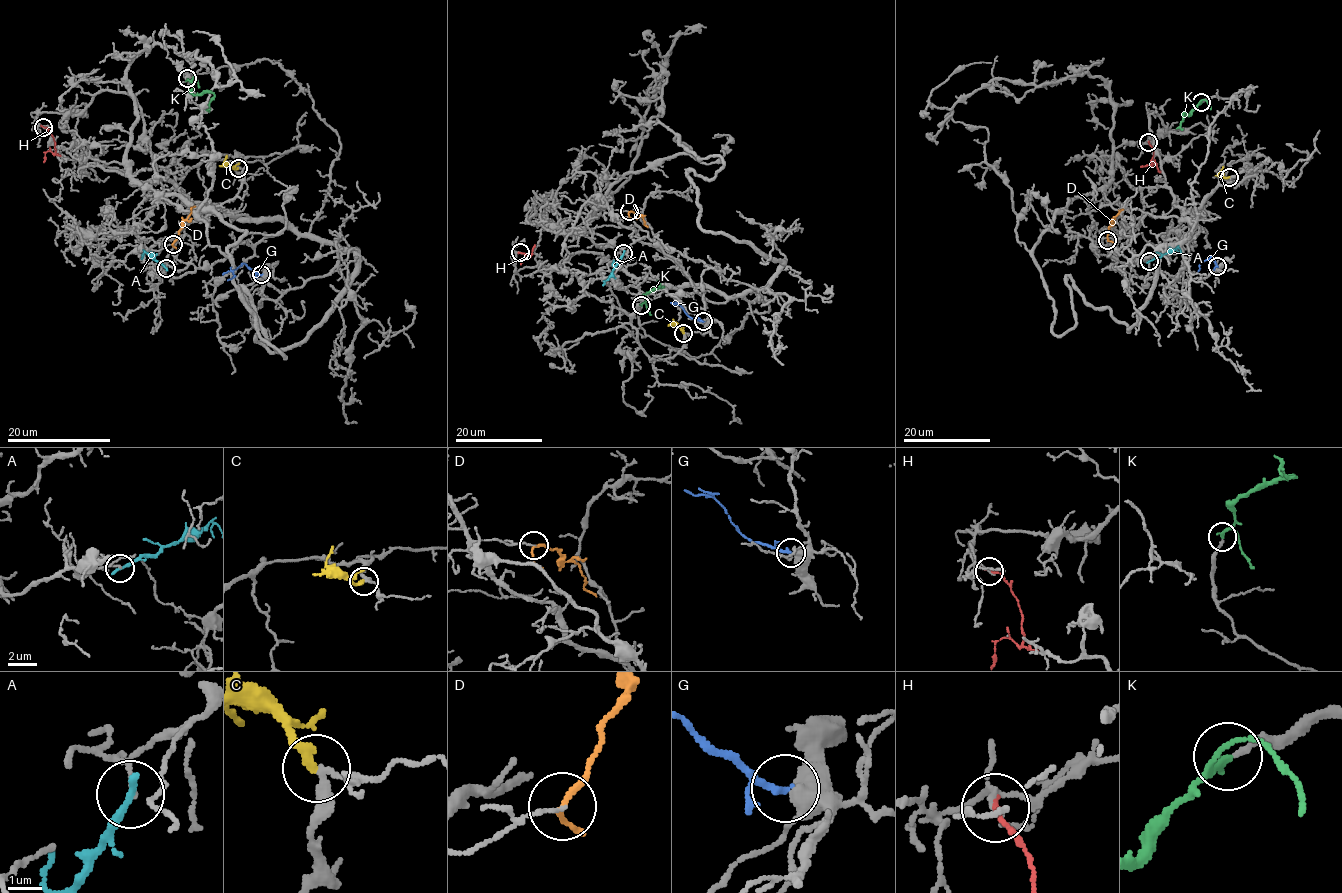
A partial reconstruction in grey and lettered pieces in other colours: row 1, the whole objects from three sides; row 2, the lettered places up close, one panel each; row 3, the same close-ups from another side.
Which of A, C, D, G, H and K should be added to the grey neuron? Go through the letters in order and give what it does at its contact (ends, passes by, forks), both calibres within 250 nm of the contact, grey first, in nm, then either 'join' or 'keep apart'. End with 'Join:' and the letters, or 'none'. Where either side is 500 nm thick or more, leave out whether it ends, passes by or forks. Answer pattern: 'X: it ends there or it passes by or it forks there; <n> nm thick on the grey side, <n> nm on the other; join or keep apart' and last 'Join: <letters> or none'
A: it ends there; 120 nm thick on the grey side, 260 nm on the other; keep apart
C: it ends there; 220 nm thick on the grey side, 240 nm on the other; keep apart
D: it passes by; 110 nm thick on the grey side, 140 nm on the other; keep apart
G: it passes by; 480 nm thick on the grey side, 160 nm on the other; keep apart
H: it ends there; 150 nm thick on the grey side, 150 nm on the other; keep apart
K: it passes by; 170 nm thick on the grey side, 180 nm on the other; join
Join: K

